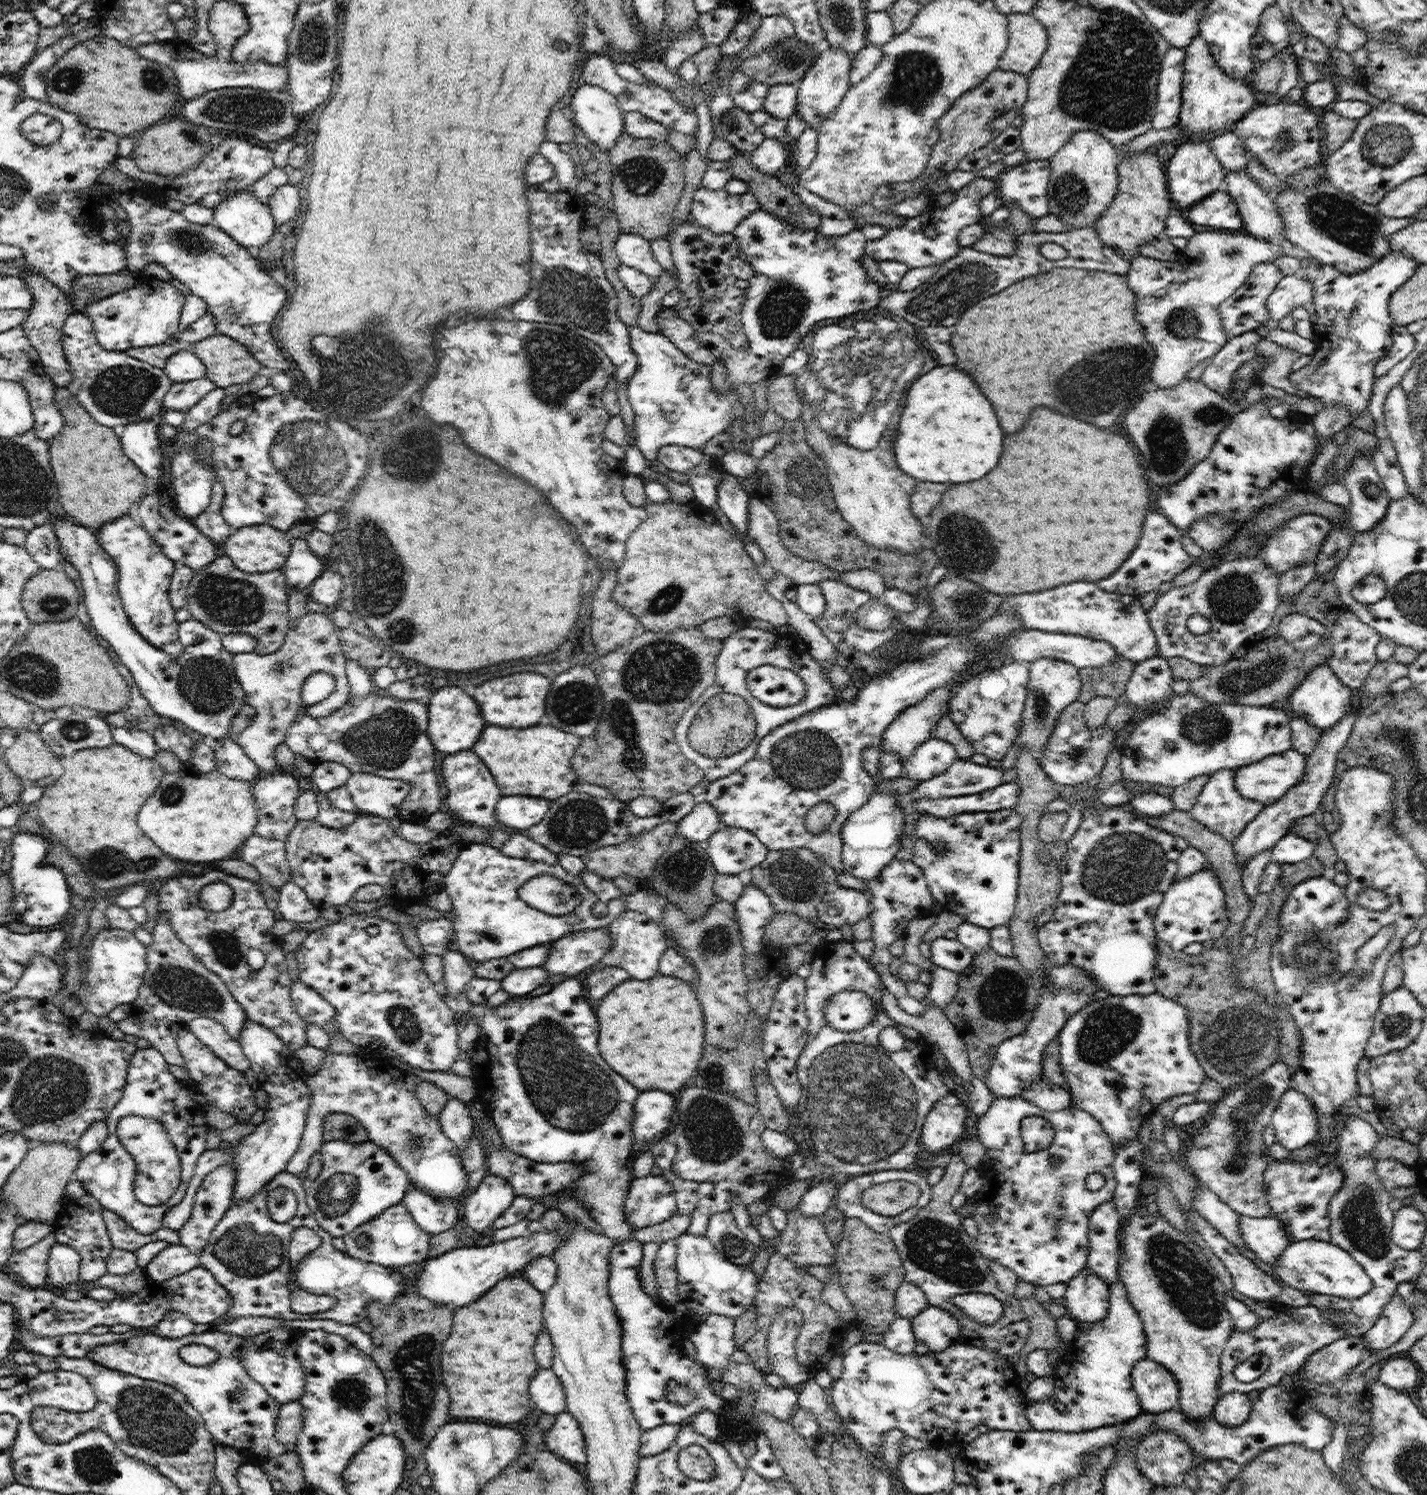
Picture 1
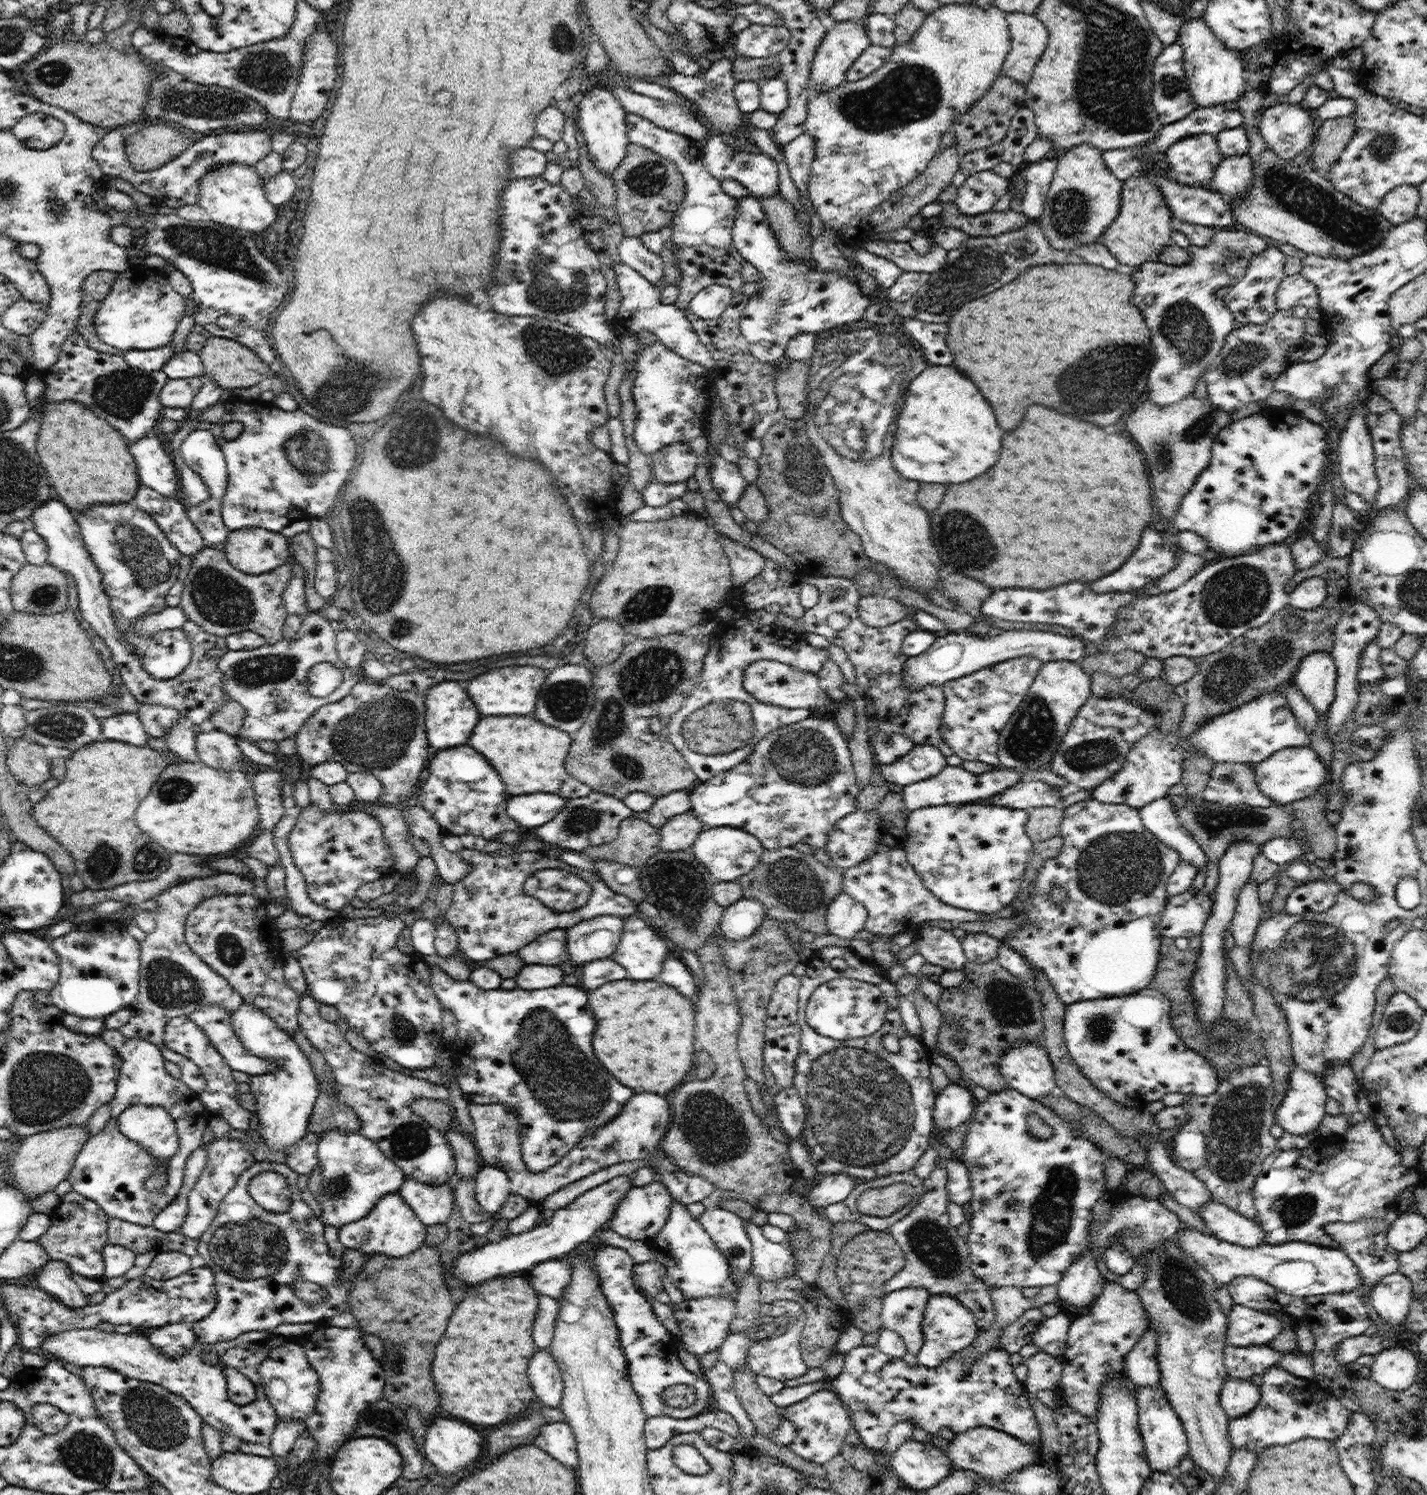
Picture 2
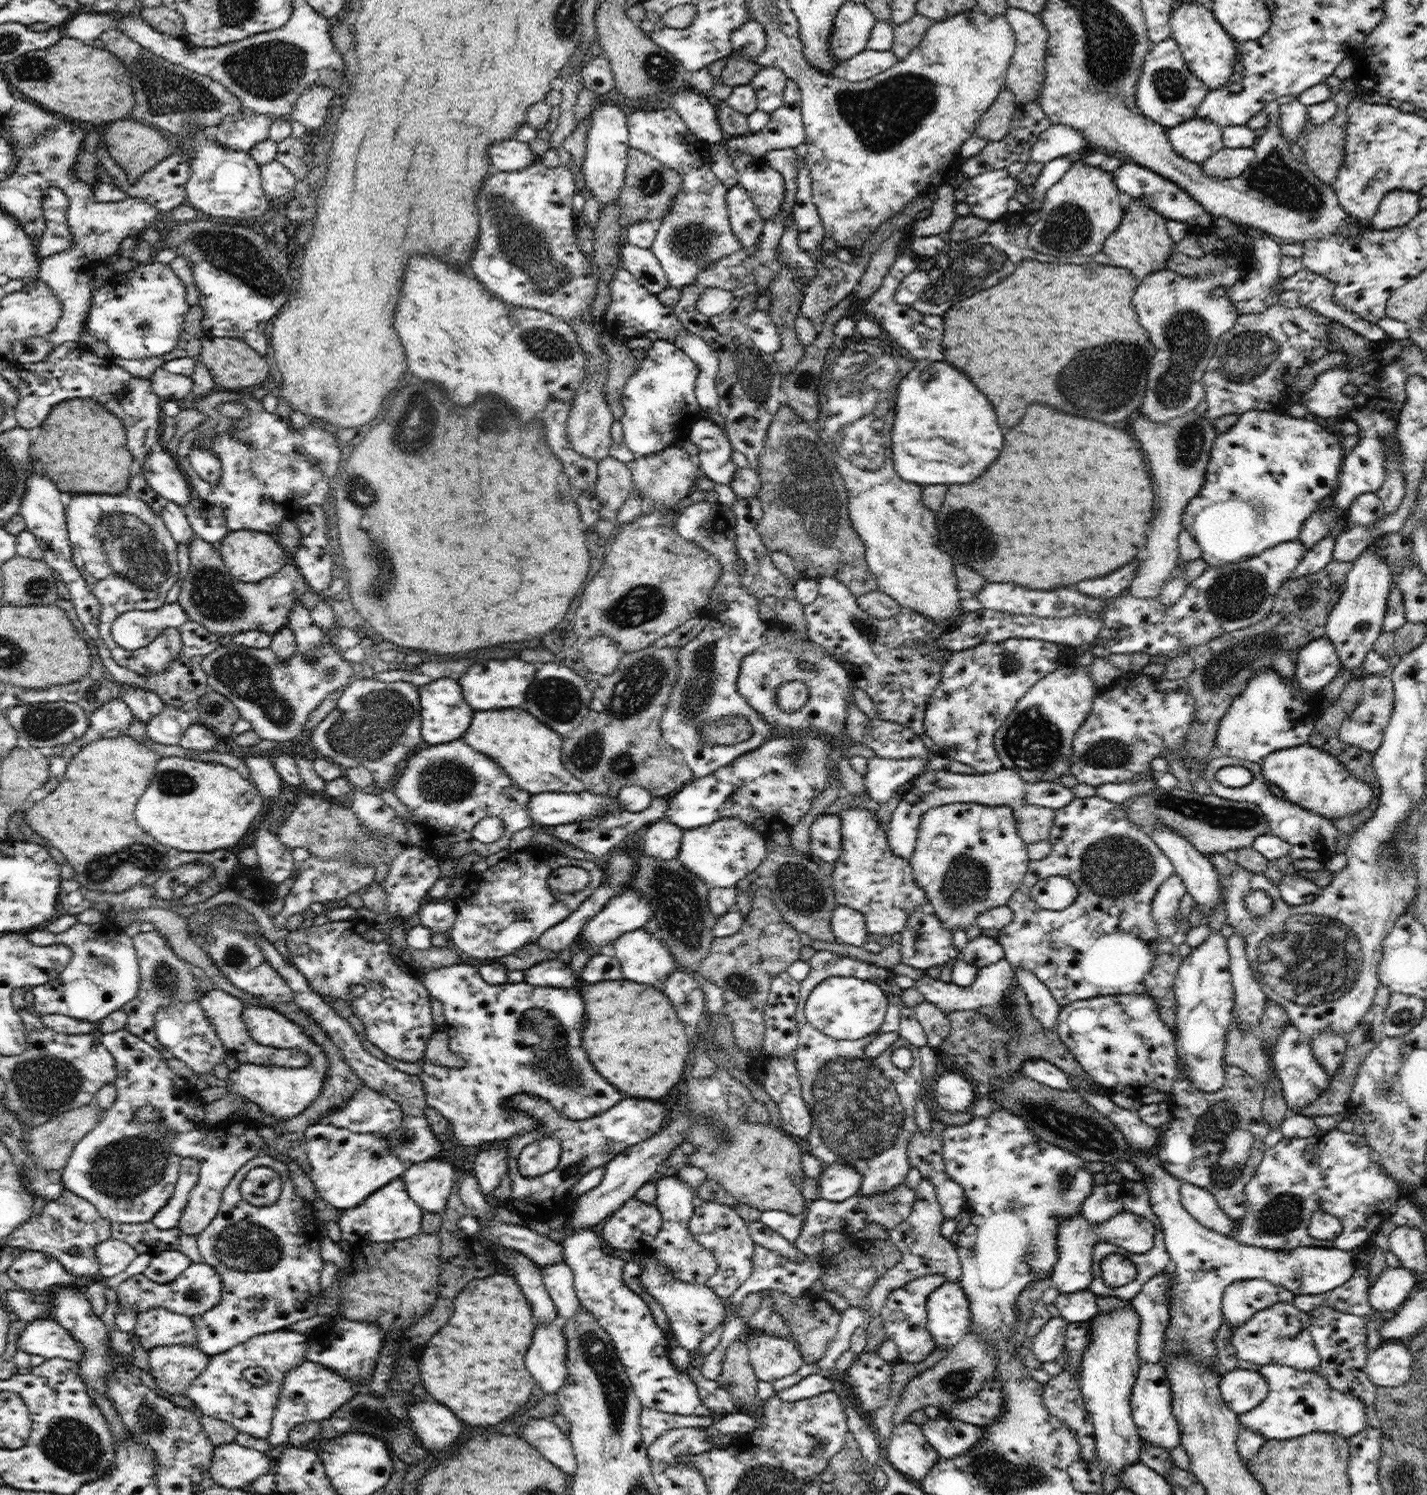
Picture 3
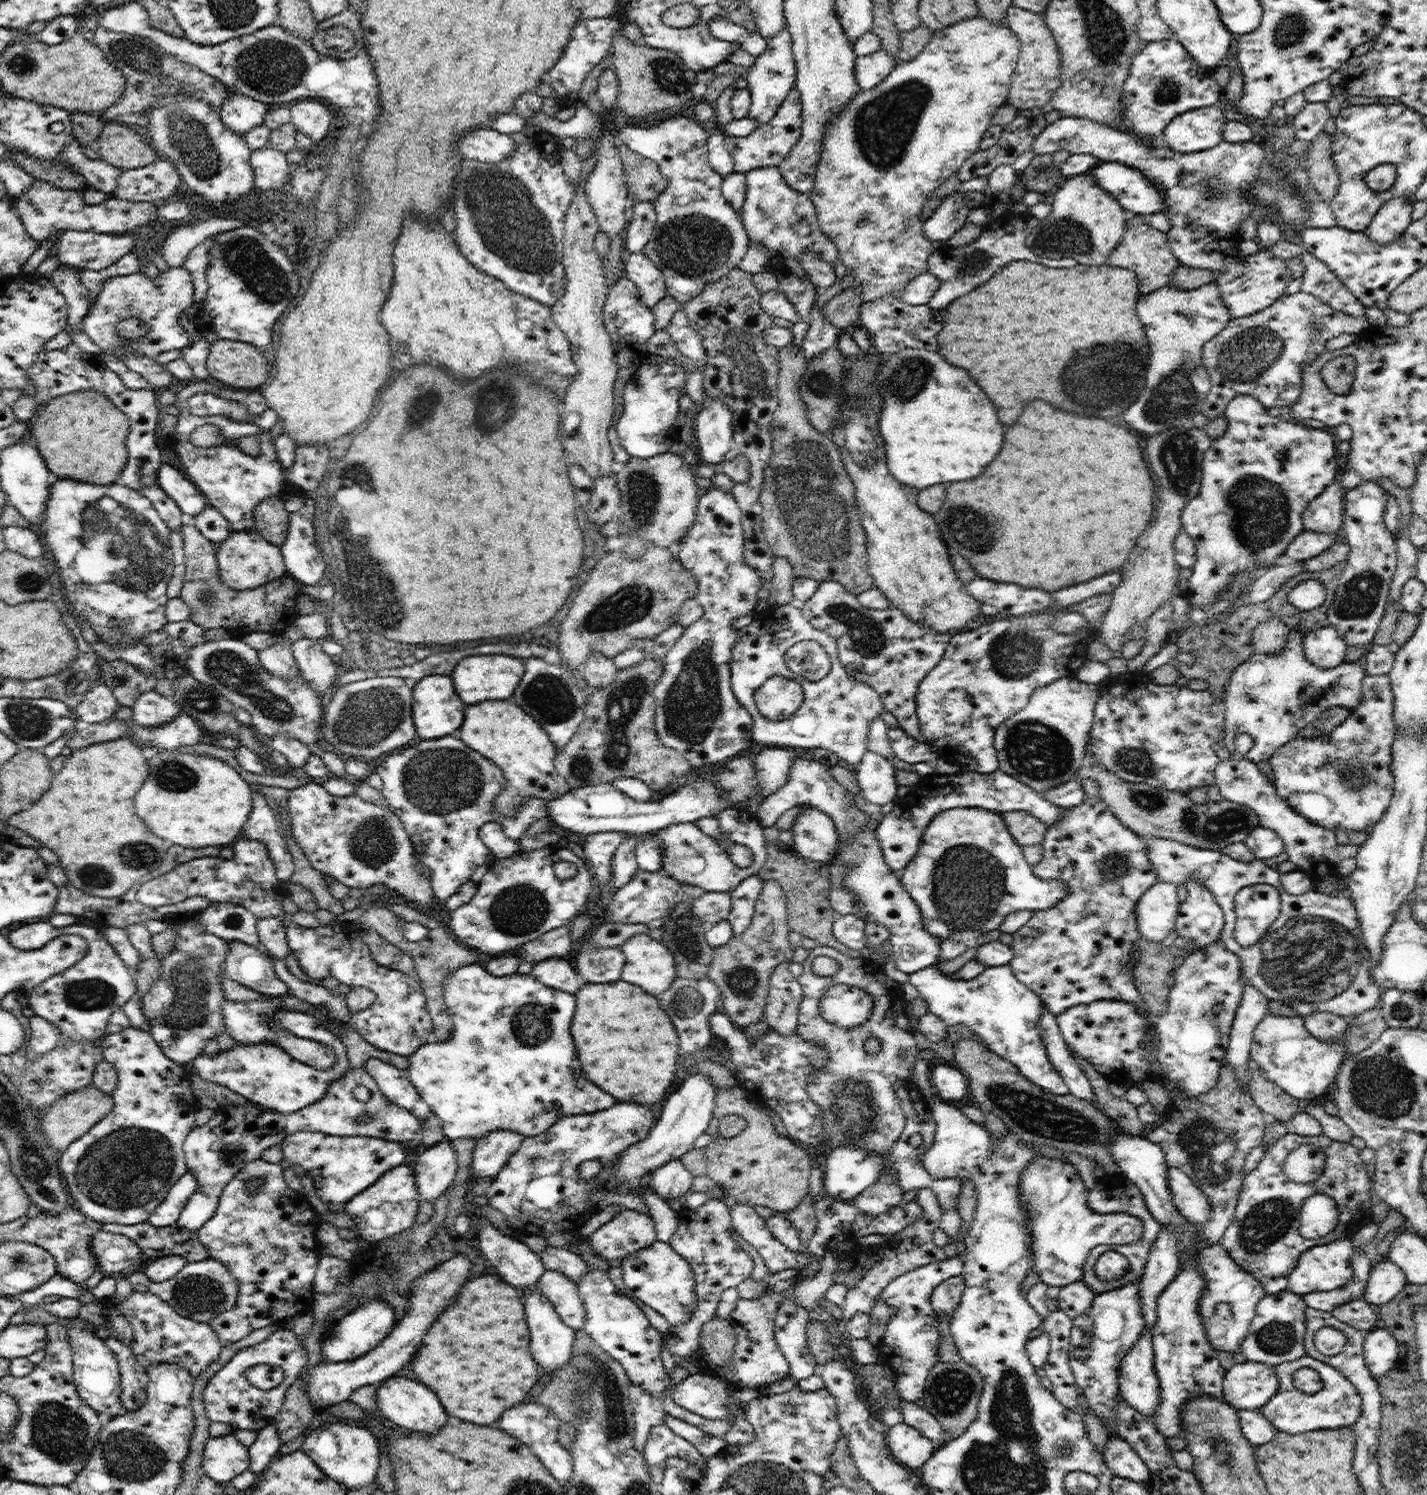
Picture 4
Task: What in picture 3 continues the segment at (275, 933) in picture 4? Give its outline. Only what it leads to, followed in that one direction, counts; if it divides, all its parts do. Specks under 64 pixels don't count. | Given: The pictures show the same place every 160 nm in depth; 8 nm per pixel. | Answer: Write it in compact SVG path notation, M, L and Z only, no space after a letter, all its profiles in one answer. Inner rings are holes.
M310 855L299 865L299 875L287 894L283 909L274 915L278 928L285 928L291 914L303 913L312 902L321 902L326 906L336 906L339 900L344 900L349 894L367 888L374 882L375 868L372 865L357 865L348 859L330 859L323 861L321 858Z

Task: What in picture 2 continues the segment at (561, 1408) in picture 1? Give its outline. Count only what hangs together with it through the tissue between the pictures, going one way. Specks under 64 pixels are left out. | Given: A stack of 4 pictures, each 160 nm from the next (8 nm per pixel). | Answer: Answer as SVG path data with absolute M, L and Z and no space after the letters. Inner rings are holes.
M538 1350L528 1366L528 1378L542 1404L559 1408L563 1397L563 1378L550 1350Z

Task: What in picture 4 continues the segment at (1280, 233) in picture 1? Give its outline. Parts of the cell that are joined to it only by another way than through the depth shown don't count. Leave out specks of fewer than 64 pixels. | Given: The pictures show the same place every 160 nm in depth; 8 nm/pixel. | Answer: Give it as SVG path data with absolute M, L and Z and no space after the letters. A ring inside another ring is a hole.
M1062 116L1058 121L1046 126L1046 129L1034 140L1032 150L1035 154L1054 154L1061 150L1066 150L1071 155L1089 154L1101 161L1124 163L1126 166L1140 170L1140 174L1144 174L1146 180L1150 180L1150 184L1156 186L1165 198L1167 205L1163 208L1163 212L1171 222L1171 229L1166 232L1166 242L1172 254L1183 265L1218 271L1219 276L1212 283L1219 286L1220 298L1233 318L1240 318L1268 308L1284 295L1288 283L1293 280L1286 263L1274 257L1270 250L1260 248L1254 256L1244 256L1238 250L1238 244L1243 240L1238 233L1239 224L1257 213L1251 191L1254 182L1258 180L1261 162L1265 157L1262 147L1261 144L1253 141L1232 143L1222 140L1220 145L1212 149L1191 154L1172 151L1168 144L1164 143L1162 146L1150 149L1140 144L1140 140L1136 140L1134 136L1122 133L1118 128L1081 117Z

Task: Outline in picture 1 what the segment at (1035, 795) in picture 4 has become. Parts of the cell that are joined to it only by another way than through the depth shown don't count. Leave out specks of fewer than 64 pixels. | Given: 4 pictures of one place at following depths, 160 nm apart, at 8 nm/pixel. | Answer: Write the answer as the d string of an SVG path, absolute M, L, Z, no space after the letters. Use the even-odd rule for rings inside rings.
M956 759L942 774L921 781L912 798L935 799L978 794L1003 783L1003 769Z

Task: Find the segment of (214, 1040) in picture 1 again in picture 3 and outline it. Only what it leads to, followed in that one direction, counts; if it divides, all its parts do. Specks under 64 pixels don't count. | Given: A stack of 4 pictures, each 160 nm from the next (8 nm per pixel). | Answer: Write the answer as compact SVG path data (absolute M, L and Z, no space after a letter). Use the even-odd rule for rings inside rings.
M214 988L210 992L204 994L199 1000L201 1007L204 1009L204 1014L216 1024L215 1031L220 1037L226 1052L232 1058L240 1062L249 1062L250 1065L266 1066L266 1067L286 1067L286 1068L301 1068L308 1066L311 1061L309 1054L306 1054L299 1048L276 1048L275 1046L264 1046L258 1044L251 1038L248 1032L246 1023L242 1020L242 1011L245 1004L232 996L228 991Z

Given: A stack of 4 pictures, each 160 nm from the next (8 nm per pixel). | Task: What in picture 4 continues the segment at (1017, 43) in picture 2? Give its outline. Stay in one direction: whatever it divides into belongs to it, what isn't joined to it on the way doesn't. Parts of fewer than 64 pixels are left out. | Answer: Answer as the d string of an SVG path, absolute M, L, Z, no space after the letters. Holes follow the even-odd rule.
M1012 4L1007 10L1005 23L1008 28L1016 32L1016 36L1021 42L1017 65L1012 73L1007 102L1016 110L1049 108L1052 95L1061 83L1060 51L1052 31L1045 23L1044 14L1036 14Z

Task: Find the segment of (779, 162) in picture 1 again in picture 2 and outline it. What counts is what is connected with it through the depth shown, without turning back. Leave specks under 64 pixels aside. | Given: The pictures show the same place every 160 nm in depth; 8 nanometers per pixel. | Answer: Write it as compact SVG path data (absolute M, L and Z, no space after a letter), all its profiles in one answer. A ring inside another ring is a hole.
M712 131L707 138L703 163L714 179L721 182L724 179L732 178L732 180L736 180L742 186L745 186L756 198L771 197L779 192L778 163L769 155L769 151L763 151L761 154L734 151L734 148L724 142L723 136Z

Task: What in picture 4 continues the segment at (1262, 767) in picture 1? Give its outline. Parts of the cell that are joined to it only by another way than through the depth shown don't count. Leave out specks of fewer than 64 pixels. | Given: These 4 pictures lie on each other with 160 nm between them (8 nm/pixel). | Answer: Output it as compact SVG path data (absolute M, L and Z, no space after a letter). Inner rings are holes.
M1366 675L1361 684L1360 704L1332 733L1312 739L1297 737L1272 753L1272 785L1280 798L1326 830L1342 828L1349 834L1372 828L1393 797L1393 774L1389 767L1396 733L1393 710L1388 675Z

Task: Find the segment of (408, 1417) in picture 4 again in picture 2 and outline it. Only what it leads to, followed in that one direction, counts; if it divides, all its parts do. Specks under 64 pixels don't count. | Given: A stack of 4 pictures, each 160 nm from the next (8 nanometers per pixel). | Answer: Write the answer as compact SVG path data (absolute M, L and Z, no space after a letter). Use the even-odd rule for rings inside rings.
M438 1418L436 1422L431 1422L424 1437L424 1456L430 1462L430 1473L439 1472L448 1476L448 1474L458 1474L464 1468L470 1468L484 1454L484 1442L486 1440L480 1432L458 1420Z

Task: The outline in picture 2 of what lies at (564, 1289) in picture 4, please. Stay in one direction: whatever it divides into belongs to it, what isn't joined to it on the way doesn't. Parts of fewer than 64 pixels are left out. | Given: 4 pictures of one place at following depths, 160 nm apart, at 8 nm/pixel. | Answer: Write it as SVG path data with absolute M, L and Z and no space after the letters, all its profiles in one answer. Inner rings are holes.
M551 1259L529 1269L531 1285L539 1294L559 1300L572 1274L568 1259Z

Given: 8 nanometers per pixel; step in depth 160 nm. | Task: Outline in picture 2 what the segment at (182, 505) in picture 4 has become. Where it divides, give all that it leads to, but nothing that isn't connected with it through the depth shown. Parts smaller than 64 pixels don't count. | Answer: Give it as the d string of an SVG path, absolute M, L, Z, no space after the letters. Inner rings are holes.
M148 431L138 442L130 444L130 452L144 486L167 497L174 497L180 491L177 468L171 454L164 451L160 433Z

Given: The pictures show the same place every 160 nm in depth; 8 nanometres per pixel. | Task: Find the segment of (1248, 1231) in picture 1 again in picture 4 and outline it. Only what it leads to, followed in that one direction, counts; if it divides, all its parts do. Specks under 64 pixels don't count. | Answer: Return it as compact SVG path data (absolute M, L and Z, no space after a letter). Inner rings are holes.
M1168 1169L1168 1186L1173 1196L1172 1202L1184 1218L1195 1225L1210 1219L1212 1206L1208 1198L1183 1170Z

